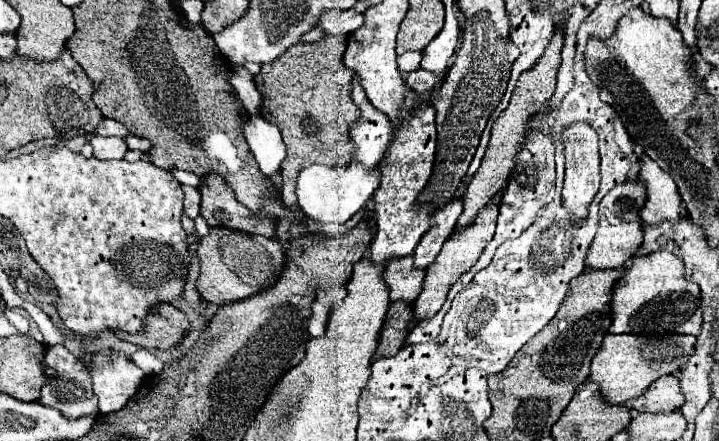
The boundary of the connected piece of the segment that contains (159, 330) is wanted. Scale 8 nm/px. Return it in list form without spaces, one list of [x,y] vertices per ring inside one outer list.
[[[165,304],[165,306],[159,306],[157,312],[149,314],[145,332],[141,332],[141,334],[123,334],[123,332],[119,334],[117,332],[117,336],[121,340],[127,340],[127,342],[137,344],[147,350],[153,350],[153,348],[171,350],[183,340],[183,336],[189,330],[191,330],[191,322],[189,322],[187,314],[177,310],[171,304]]]

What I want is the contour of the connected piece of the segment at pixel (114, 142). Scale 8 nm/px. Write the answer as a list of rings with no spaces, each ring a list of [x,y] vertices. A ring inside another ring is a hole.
[[[93,136],[91,146],[95,150],[93,156],[99,160],[123,160],[127,152],[127,144],[123,138],[103,138],[103,144],[95,144],[95,136]]]

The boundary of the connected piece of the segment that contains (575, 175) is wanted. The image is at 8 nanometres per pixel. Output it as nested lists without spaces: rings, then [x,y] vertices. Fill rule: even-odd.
[[[575,122],[569,124],[563,130],[563,144],[565,144],[565,158],[567,158],[567,170],[565,170],[565,186],[563,186],[563,206],[575,214],[577,218],[587,218],[589,204],[593,202],[601,174],[599,174],[599,146],[597,146],[597,132],[587,122]]]

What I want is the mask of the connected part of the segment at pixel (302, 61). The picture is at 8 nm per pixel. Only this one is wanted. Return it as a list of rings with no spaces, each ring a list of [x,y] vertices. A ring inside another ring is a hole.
[[[323,36],[313,44],[299,42],[277,58],[277,62],[261,66],[261,72],[255,78],[257,90],[263,96],[261,116],[281,130],[287,146],[287,156],[281,162],[281,198],[285,206],[297,206],[293,190],[297,174],[305,166],[345,166],[351,160],[353,142],[349,140],[349,128],[359,118],[359,110],[349,92],[355,72],[343,62],[345,50],[347,36]]]

